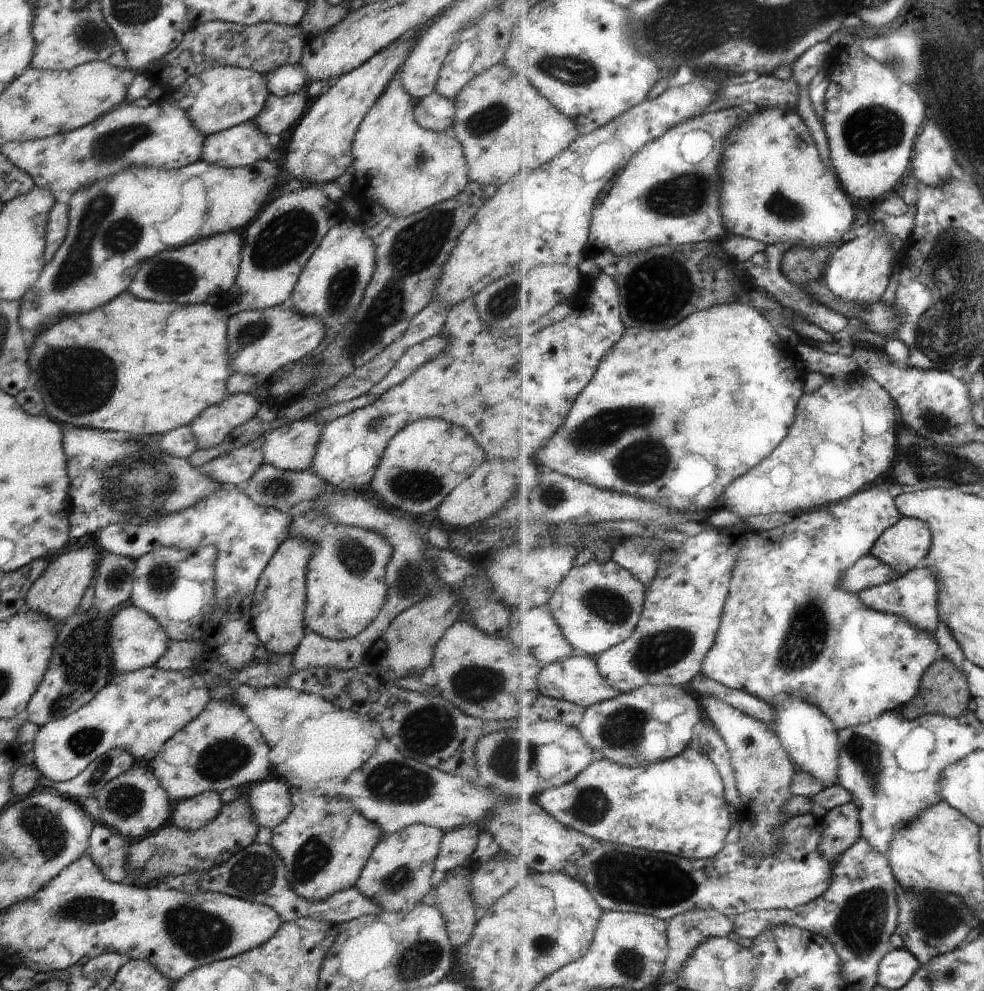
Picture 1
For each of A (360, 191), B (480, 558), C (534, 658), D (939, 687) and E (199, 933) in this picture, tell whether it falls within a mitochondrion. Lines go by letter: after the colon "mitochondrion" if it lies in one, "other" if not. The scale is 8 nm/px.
A: other
B: other
C: other
D: other
E: mitochondrion

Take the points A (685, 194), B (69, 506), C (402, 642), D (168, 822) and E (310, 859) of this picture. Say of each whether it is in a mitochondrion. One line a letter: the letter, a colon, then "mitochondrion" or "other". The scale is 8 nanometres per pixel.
A: mitochondrion
B: other
C: other
D: other
E: mitochondrion

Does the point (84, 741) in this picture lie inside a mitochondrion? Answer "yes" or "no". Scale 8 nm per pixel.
yes

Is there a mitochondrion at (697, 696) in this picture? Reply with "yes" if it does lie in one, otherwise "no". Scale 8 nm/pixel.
no

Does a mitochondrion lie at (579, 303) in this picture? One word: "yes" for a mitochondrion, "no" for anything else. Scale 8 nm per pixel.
no

